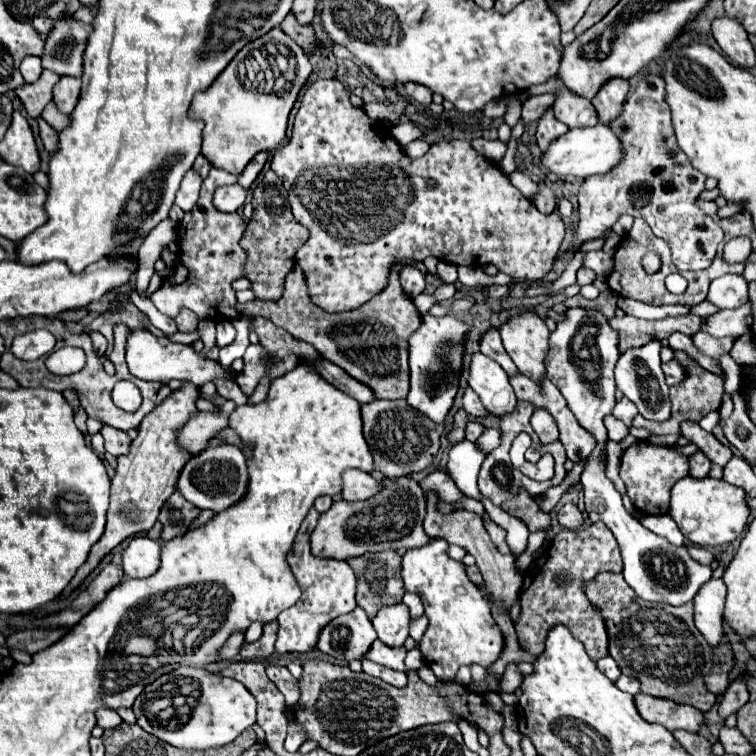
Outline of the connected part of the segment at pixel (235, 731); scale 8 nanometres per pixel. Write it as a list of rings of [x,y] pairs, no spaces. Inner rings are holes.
[[[178,668],[178,676],[188,672],[188,694],[172,694],[162,682],[154,682],[134,702],[136,724],[148,734],[184,750],[208,750],[234,742],[248,726],[256,722],[256,700],[238,680],[204,668]]]

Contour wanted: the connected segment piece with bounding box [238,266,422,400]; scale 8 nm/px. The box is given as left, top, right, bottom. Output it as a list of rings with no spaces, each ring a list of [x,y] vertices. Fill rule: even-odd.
[[[294,266],[286,276],[286,288],[280,300],[252,300],[238,306],[246,316],[262,316],[272,320],[278,328],[284,328],[294,338],[312,344],[322,358],[334,362],[346,370],[352,378],[364,382],[376,392],[376,398],[406,398],[410,388],[408,372],[408,338],[420,328],[422,314],[414,302],[404,294],[396,268],[390,270],[388,286],[364,302],[356,310],[348,312],[326,312],[312,304],[308,294],[308,282],[304,270]]]

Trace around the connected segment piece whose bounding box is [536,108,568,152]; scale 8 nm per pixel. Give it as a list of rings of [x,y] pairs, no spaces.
[[[548,108],[548,110],[540,116],[540,120],[538,120],[538,130],[536,130],[536,142],[538,142],[540,150],[544,152],[544,150],[548,148],[548,144],[550,144],[554,138],[562,136],[566,130],[568,130],[568,126],[560,124],[560,120],[556,120],[556,116],[552,114],[552,108]]]

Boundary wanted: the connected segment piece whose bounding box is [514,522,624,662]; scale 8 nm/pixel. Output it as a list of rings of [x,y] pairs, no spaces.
[[[596,522],[580,530],[558,532],[550,546],[528,566],[524,572],[524,584],[520,592],[520,616],[514,622],[518,642],[522,650],[539,656],[545,648],[546,632],[554,624],[564,624],[576,640],[580,640],[588,656],[598,662],[608,656],[608,630],[604,626],[602,612],[592,606],[584,594],[584,586],[596,578],[600,572],[622,572],[624,564],[620,558],[620,548],[614,534]]]

